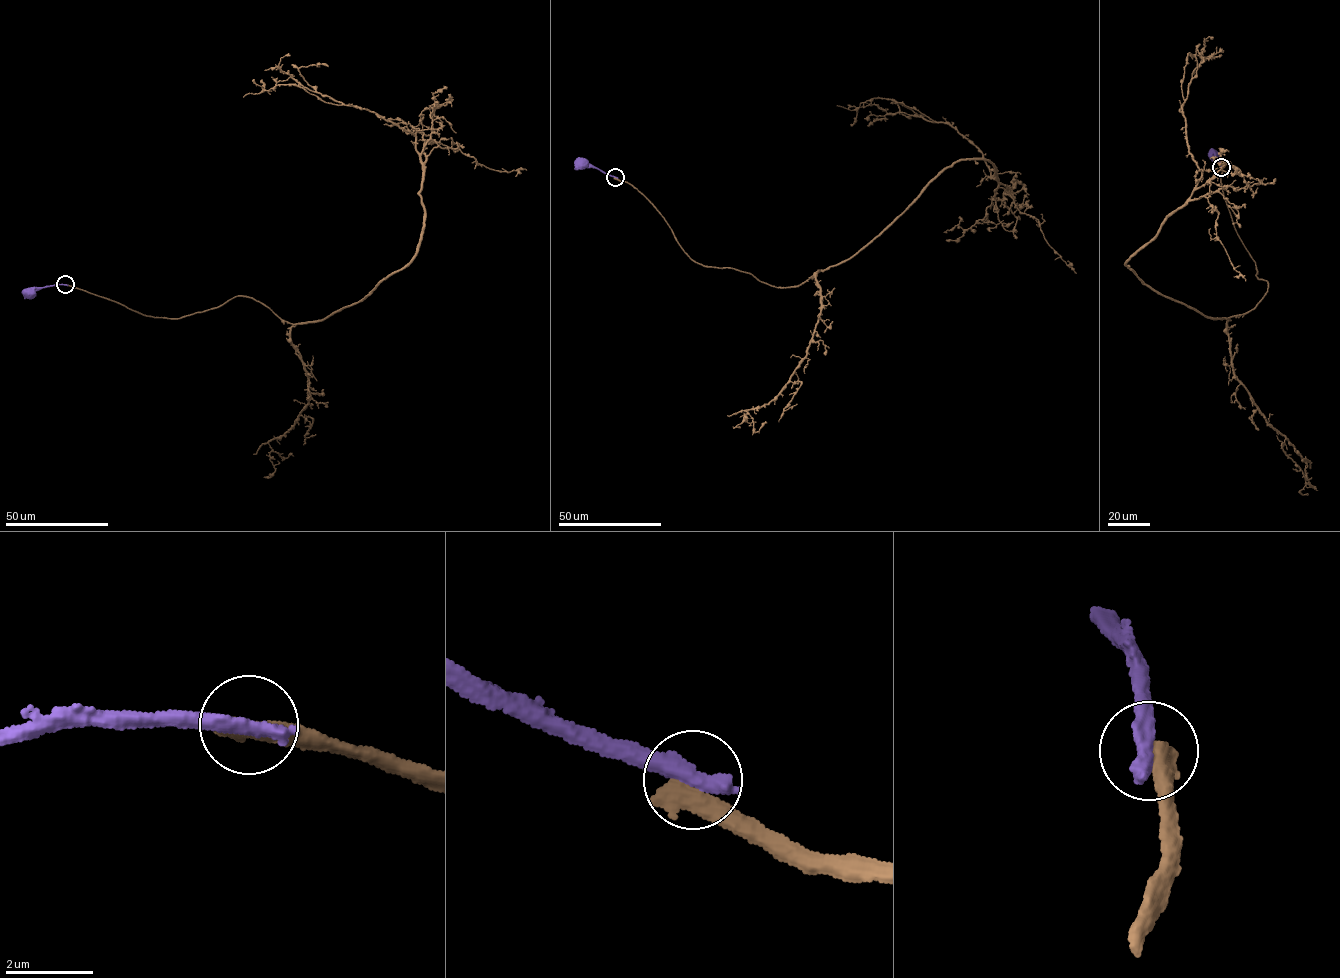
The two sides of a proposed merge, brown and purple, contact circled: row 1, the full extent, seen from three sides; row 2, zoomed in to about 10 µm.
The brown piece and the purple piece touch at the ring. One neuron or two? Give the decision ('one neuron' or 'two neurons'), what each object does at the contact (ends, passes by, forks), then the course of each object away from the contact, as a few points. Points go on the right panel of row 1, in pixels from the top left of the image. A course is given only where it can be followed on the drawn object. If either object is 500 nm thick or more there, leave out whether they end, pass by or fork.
two neurons; course brown (1221, 167), (1268, 283), (1220, 319), (1124, 263), (1201, 176), (1181, 88), (1199, 53); course purple (1221, 167), (1216, 155), (1212, 153)

